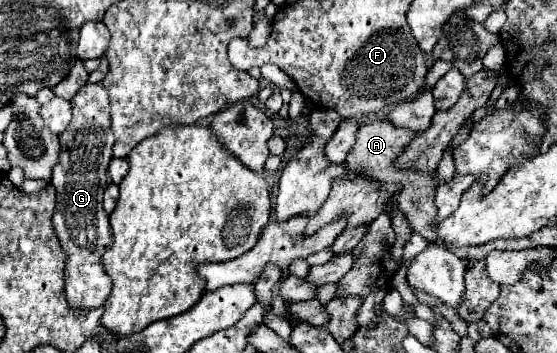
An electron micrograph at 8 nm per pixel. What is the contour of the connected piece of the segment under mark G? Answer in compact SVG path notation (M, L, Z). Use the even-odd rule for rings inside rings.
M102 82L86 84L70 100L72 122L60 134L60 160L52 172L52 184L56 188L56 212L54 212L54 232L60 240L62 250L68 254L64 282L66 300L70 308L90 310L104 306L112 290L112 280L104 272L100 262L102 254L112 244L112 232L108 224L108 214L102 208L102 192L112 182L108 174L108 164L112 158L114 134L110 130L110 102Z

